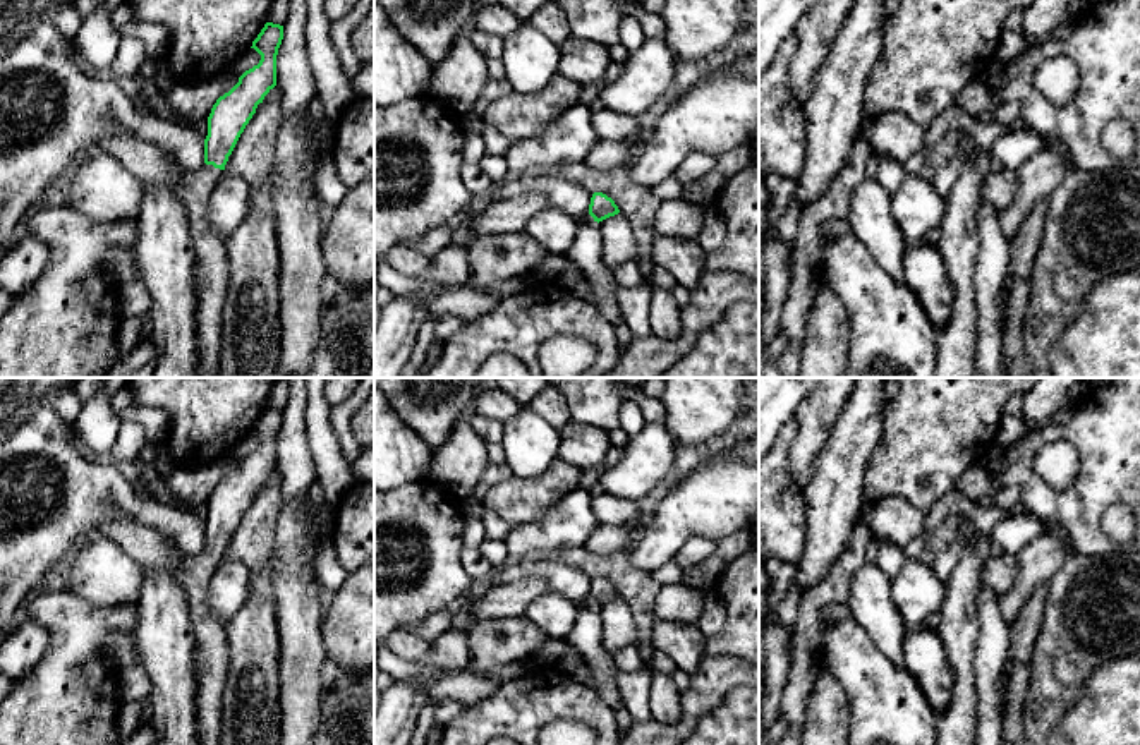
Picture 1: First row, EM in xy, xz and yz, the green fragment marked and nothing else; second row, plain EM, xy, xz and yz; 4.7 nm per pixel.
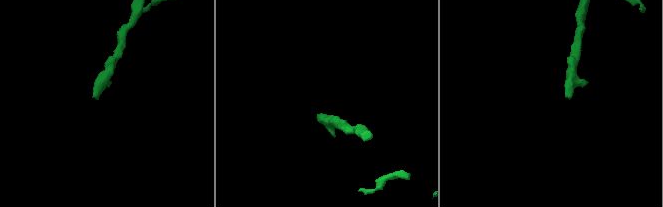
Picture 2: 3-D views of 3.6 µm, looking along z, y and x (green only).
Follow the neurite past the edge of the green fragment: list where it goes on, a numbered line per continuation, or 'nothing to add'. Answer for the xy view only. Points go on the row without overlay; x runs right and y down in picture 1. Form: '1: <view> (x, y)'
1: xy (194, 572)

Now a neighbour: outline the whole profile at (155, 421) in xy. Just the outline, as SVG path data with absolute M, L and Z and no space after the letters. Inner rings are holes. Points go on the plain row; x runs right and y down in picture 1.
M130 405L127 407L118 419L124 421L134 421L141 424L146 429L146 438L148 443L151 445L160 445L163 443L167 431L168 431L168 422L170 415L163 409L156 407L142 407L142 405Z

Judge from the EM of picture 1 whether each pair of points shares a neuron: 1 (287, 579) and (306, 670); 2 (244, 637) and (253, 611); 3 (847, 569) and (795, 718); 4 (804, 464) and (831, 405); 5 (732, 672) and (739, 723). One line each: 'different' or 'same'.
1: same
2: same
3: same
4: same
5: different

